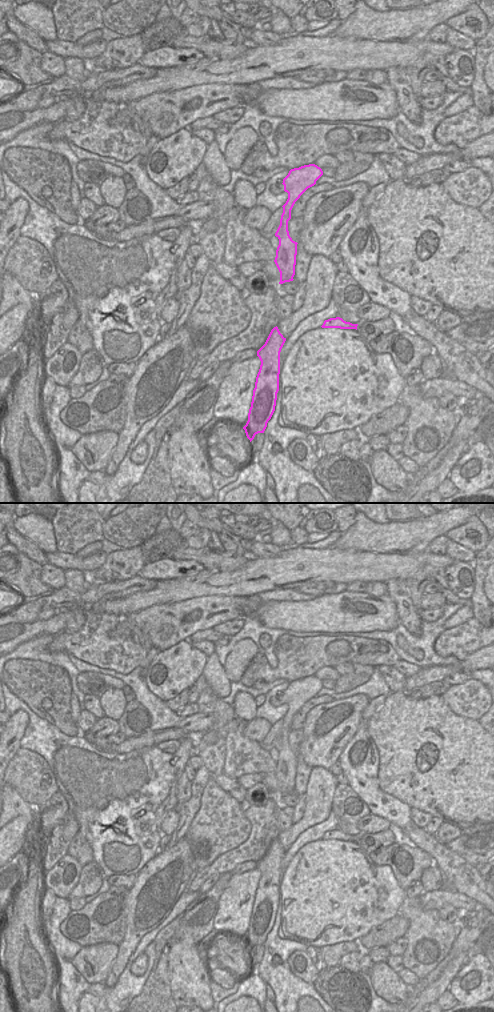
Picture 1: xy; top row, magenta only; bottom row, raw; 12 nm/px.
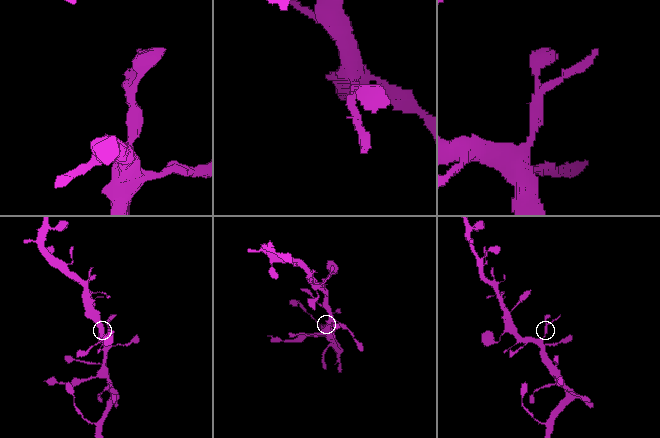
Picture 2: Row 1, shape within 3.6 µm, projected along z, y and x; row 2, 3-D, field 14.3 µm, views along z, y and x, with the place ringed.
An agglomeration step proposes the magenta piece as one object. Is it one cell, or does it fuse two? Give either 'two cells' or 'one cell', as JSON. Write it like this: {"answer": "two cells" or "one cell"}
{"answer": "one cell"}

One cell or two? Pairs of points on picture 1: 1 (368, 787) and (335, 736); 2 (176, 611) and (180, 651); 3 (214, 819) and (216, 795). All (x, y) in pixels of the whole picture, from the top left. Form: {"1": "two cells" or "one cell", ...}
{"1": "two cells", "2": "two cells", "3": "one cell"}

